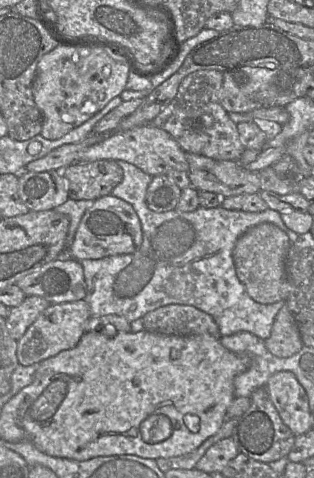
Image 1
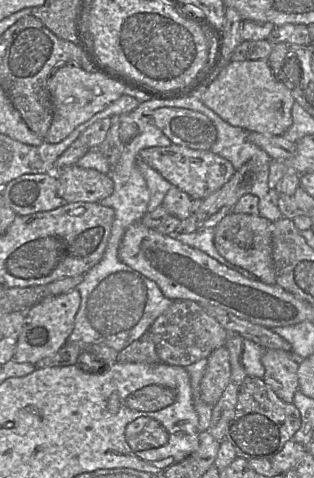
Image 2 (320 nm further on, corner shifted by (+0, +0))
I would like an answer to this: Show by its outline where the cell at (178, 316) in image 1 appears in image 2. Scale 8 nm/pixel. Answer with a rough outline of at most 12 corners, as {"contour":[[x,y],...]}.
{"contour":[[175,301],[148,330],[161,361],[182,367],[225,346],[202,305]]}

